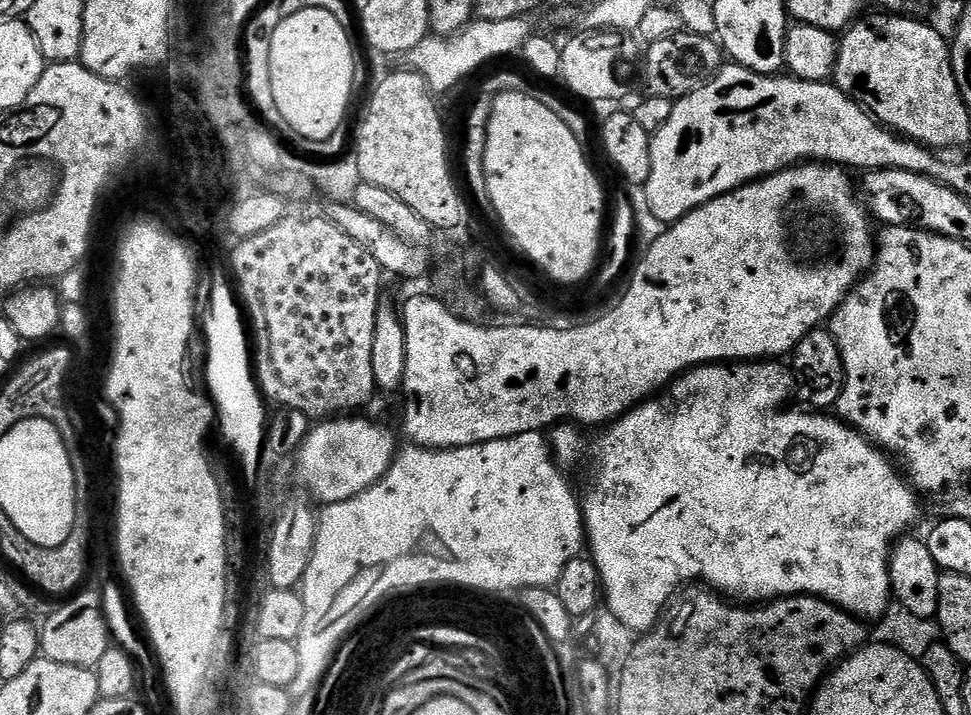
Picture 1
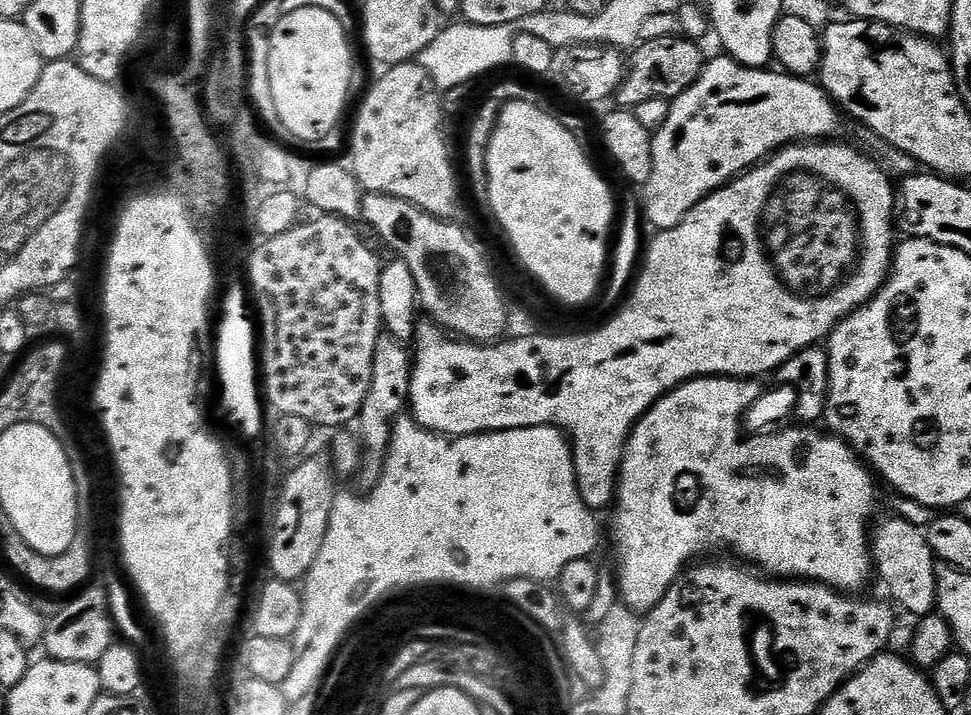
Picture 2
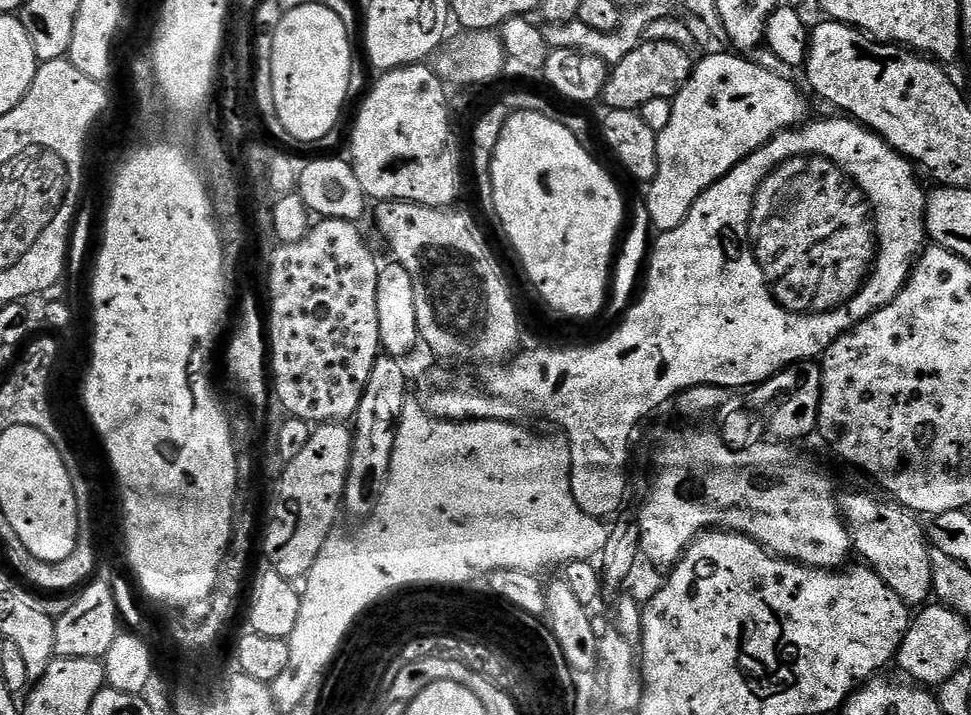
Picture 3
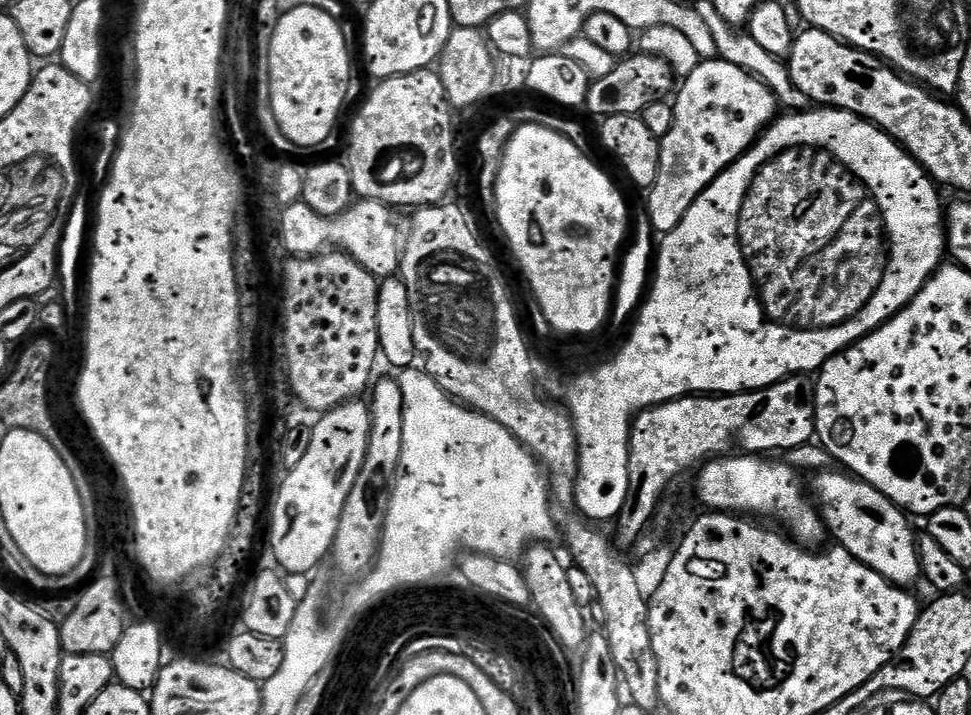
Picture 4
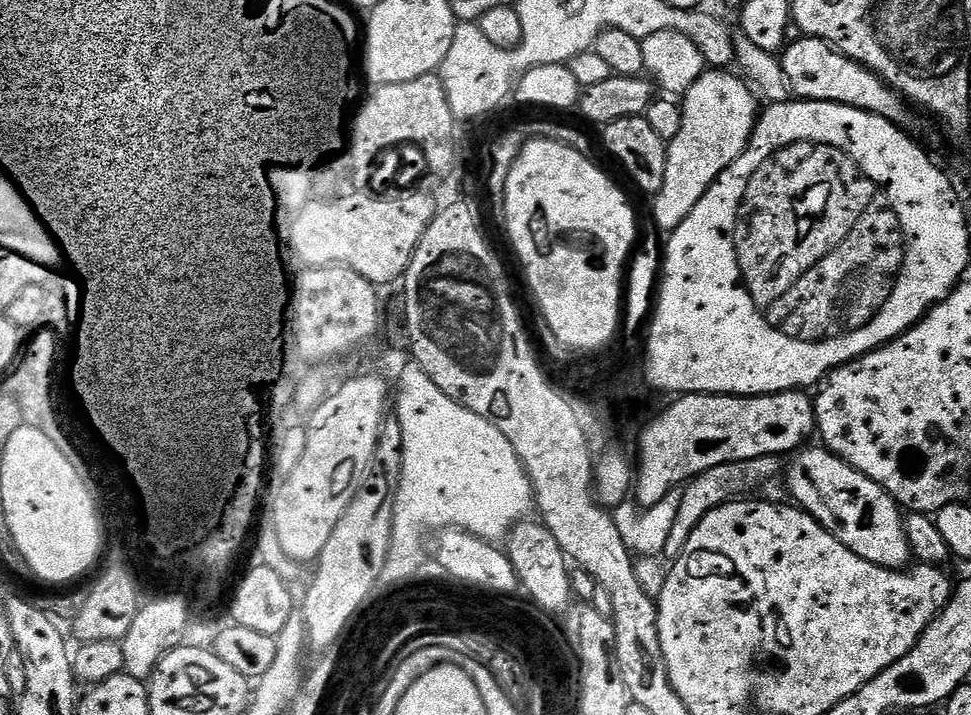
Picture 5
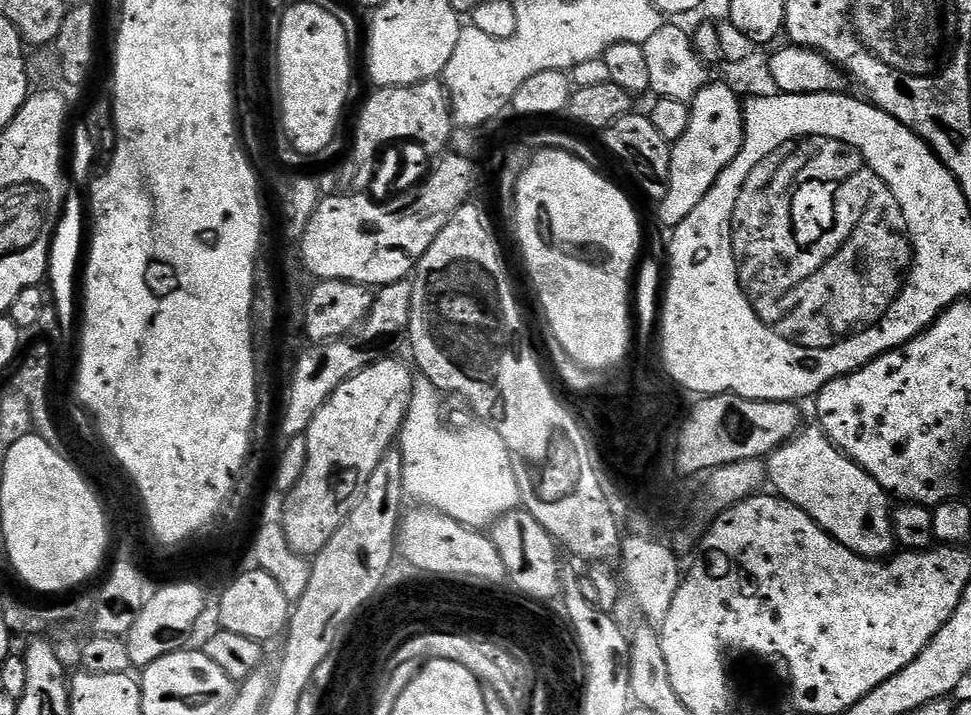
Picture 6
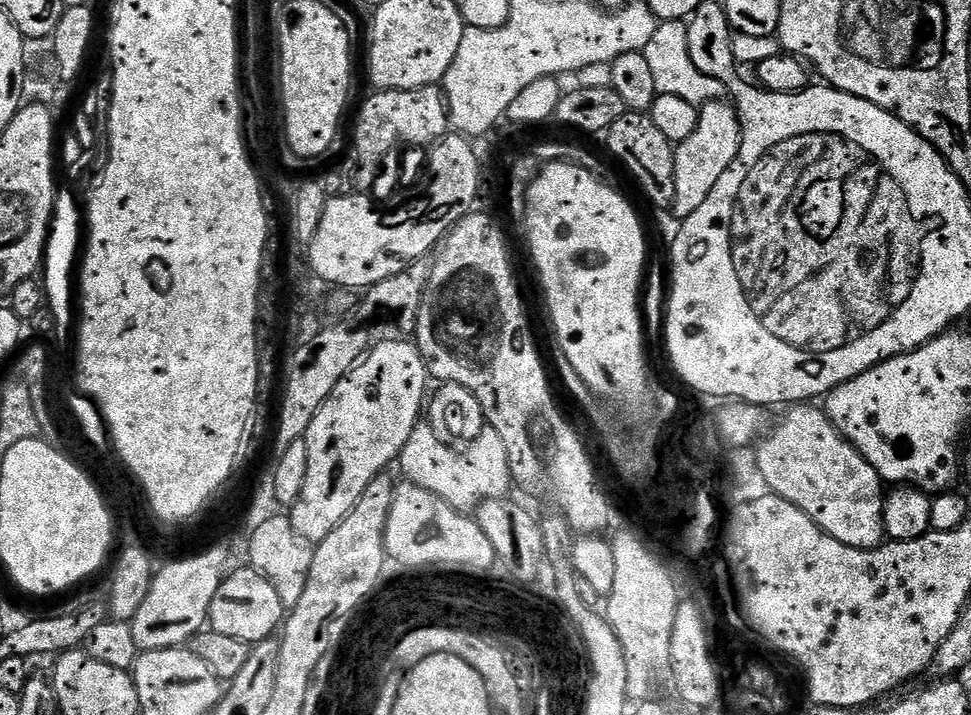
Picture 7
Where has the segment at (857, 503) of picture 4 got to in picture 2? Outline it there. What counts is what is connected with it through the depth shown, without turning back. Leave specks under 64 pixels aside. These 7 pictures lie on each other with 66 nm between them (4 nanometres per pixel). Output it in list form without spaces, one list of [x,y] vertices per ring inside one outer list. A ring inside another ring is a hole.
[[[884,520],[880,529],[875,529],[871,541],[874,572],[888,587],[891,599],[901,604],[915,618],[931,616],[937,611],[936,606],[936,566],[937,559],[932,554],[927,535],[920,532],[908,520]]]

